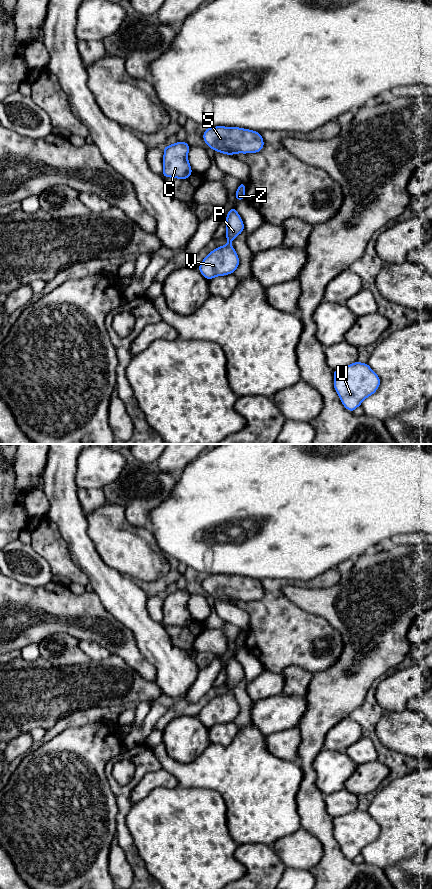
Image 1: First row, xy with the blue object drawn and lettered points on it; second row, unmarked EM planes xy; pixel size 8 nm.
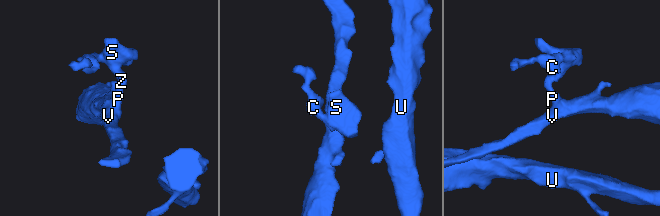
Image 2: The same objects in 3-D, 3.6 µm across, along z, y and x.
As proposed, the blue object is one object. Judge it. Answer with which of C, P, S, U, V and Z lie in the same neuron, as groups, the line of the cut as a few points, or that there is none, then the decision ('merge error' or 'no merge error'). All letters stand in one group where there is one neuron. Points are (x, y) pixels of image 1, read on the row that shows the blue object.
C S / P U V Z | xy (244, 184), (239, 187) | merge error

